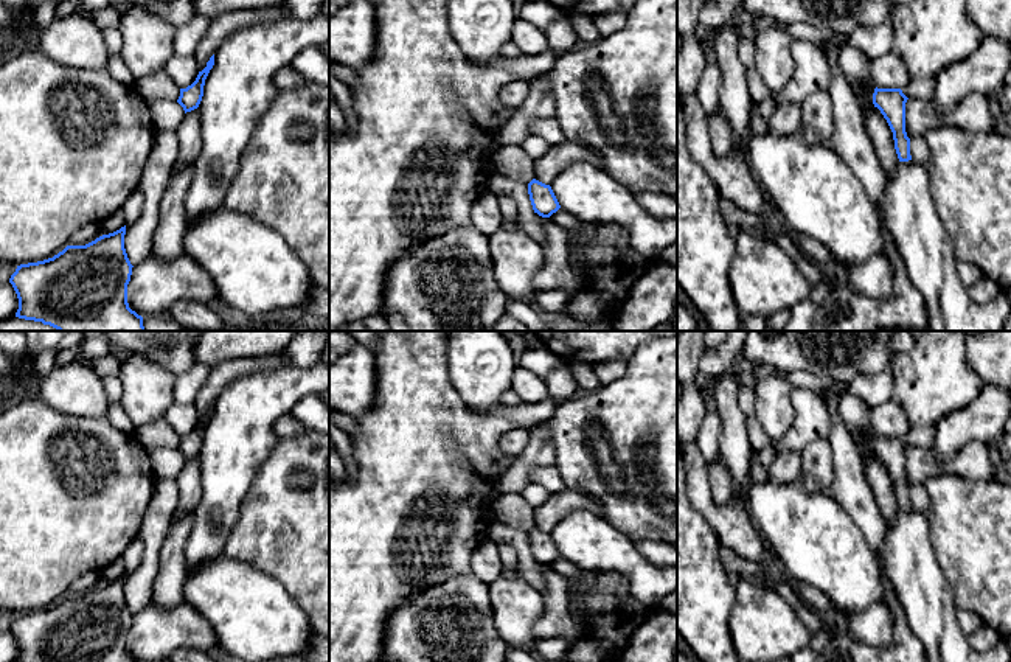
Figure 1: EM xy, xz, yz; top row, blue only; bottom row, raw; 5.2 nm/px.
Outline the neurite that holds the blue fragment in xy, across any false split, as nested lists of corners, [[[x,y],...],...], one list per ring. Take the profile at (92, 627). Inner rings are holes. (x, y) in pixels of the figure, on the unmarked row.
[[[126,573],[85,594],[67,594],[53,606],[17,614],[9,626],[19,646],[16,662],[137,662],[127,651],[127,632],[134,614],[124,597],[124,583]]]

